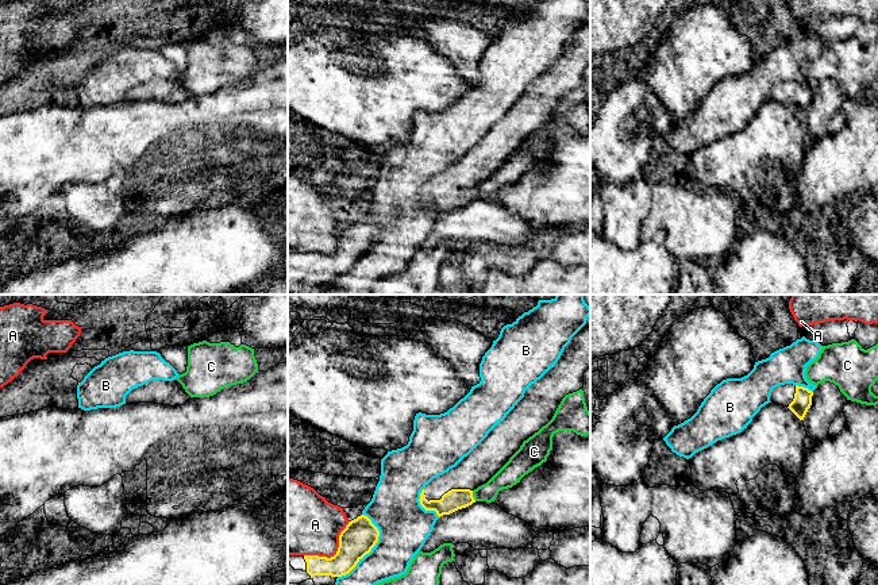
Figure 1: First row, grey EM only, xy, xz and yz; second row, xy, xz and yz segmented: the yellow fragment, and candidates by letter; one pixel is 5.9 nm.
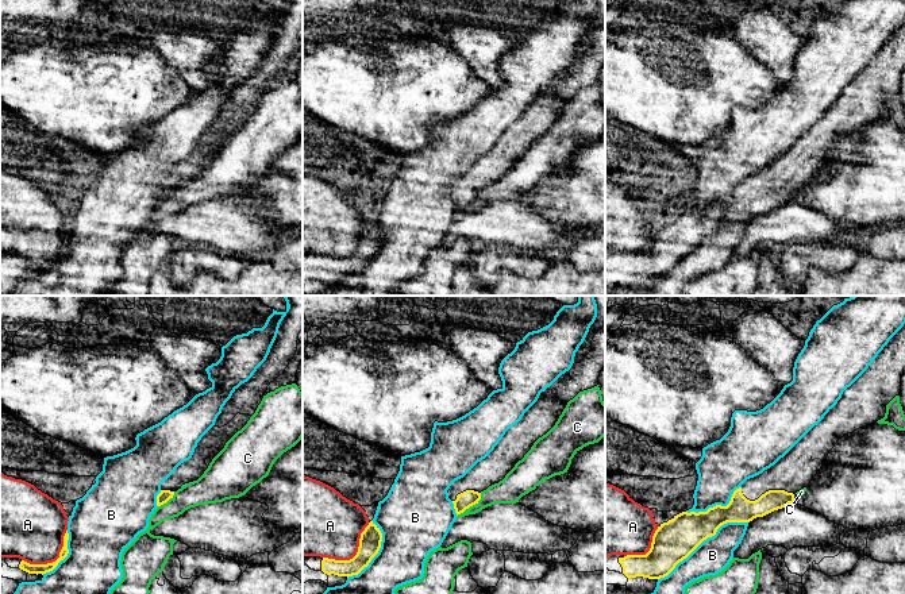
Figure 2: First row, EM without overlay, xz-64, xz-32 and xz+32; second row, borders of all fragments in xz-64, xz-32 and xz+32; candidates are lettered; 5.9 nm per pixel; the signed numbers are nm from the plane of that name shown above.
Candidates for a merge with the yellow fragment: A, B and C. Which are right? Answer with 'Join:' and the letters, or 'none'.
Join: none

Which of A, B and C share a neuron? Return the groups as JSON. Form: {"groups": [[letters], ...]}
{"groups": [["A"], ["B"], ["C"]]}

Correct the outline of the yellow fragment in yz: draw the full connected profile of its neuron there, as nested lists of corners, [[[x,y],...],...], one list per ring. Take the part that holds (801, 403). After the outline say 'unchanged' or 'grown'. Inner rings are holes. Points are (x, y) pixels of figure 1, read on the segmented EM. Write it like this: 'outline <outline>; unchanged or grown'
outline [[[785,384],[773,389],[770,401],[787,407],[800,420],[804,420],[812,405],[813,392],[808,388]]]; grown

